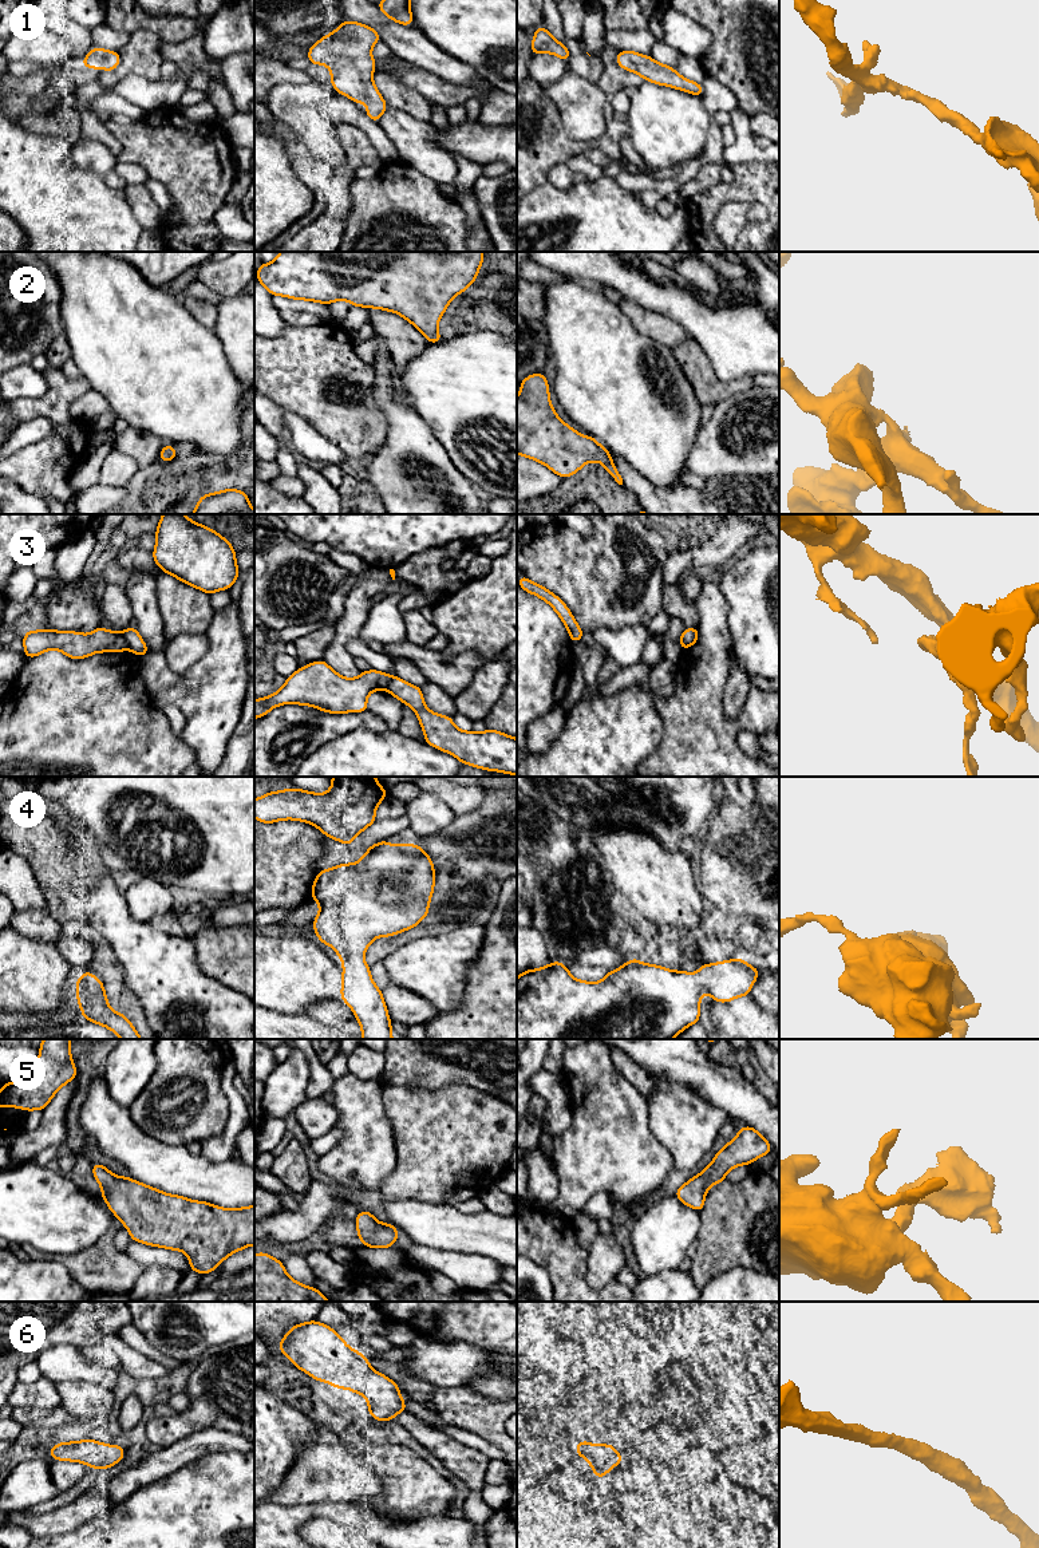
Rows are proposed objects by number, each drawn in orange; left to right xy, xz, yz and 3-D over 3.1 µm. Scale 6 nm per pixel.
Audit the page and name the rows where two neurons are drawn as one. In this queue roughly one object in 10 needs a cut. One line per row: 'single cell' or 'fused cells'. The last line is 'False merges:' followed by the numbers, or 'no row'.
1: single cell
2: single cell
3: fused cells
4: single cell
5: single cell
6: single cell
False merges: 3

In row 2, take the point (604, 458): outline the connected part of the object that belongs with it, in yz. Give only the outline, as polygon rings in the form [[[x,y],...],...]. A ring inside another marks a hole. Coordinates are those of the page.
[[[544,372],[529,375],[520,386],[517,454],[548,466],[562,479],[576,474],[585,463],[598,461],[623,485],[609,451],[594,438],[581,435],[558,418],[550,404]]]

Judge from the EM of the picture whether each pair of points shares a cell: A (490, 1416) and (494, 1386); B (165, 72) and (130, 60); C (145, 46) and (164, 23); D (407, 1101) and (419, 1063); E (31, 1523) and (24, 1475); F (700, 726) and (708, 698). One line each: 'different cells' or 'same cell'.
A: different cells
B: different cells
C: different cells
D: different cells
E: different cells
F: same cell

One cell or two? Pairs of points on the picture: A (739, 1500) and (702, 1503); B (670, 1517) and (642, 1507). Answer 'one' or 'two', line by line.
A: one
B: one

